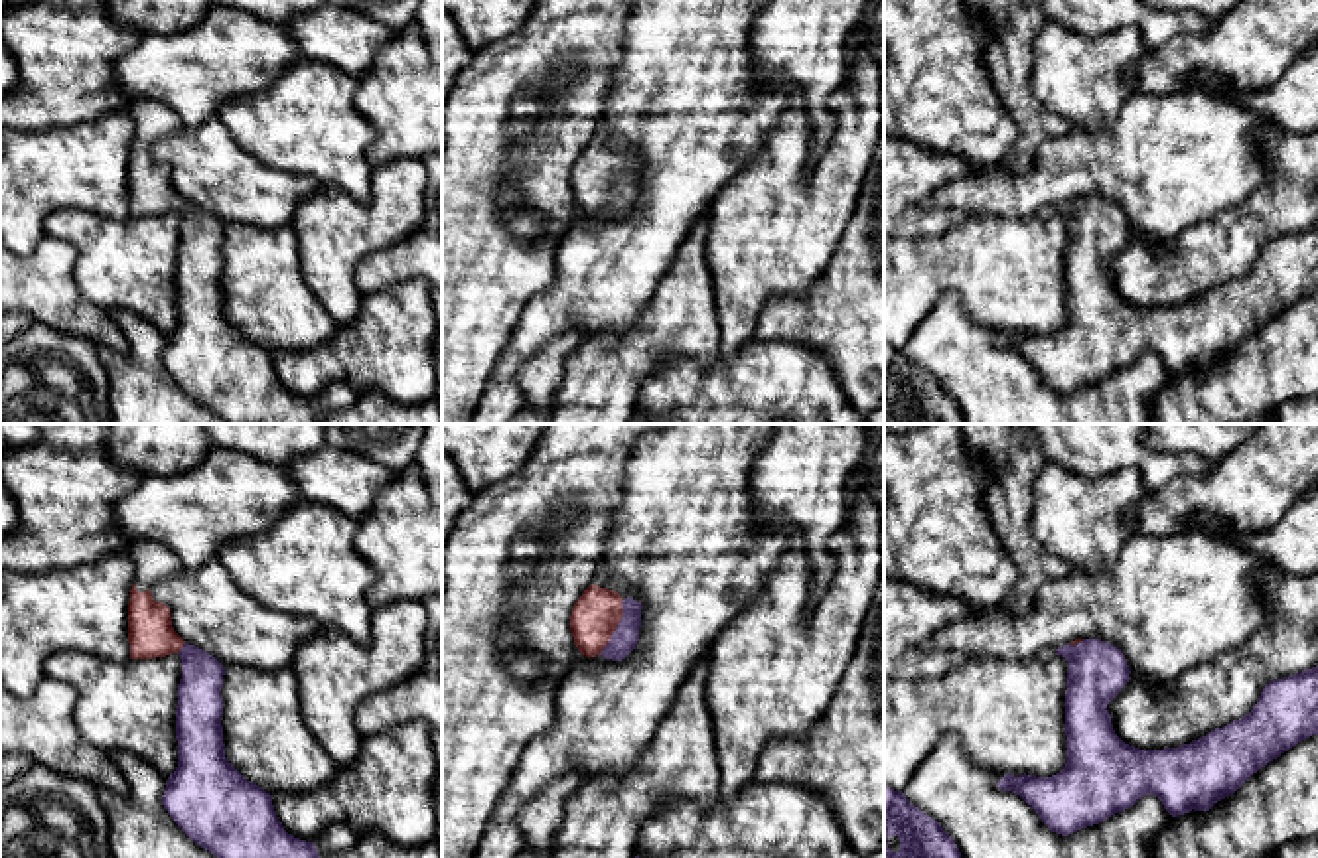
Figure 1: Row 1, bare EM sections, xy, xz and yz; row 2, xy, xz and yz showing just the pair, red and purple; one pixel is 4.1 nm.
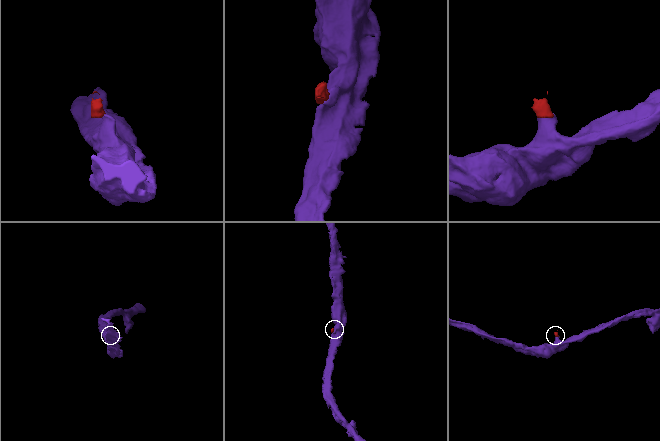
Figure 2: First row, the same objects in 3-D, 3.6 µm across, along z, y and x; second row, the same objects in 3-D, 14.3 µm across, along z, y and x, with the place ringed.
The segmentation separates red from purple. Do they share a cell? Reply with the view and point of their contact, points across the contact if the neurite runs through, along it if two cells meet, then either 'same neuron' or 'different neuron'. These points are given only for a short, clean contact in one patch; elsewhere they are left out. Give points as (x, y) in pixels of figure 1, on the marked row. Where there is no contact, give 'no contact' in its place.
contact xz (616, 626); way xz (596, 614), (616, 626), (626, 636); same neuron

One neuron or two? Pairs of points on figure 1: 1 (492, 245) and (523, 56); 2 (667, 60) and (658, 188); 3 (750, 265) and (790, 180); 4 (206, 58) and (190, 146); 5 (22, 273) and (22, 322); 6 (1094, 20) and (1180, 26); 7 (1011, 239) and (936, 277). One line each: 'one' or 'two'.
1: one
2: one
3: one
4: two
5: two
6: one
7: one

